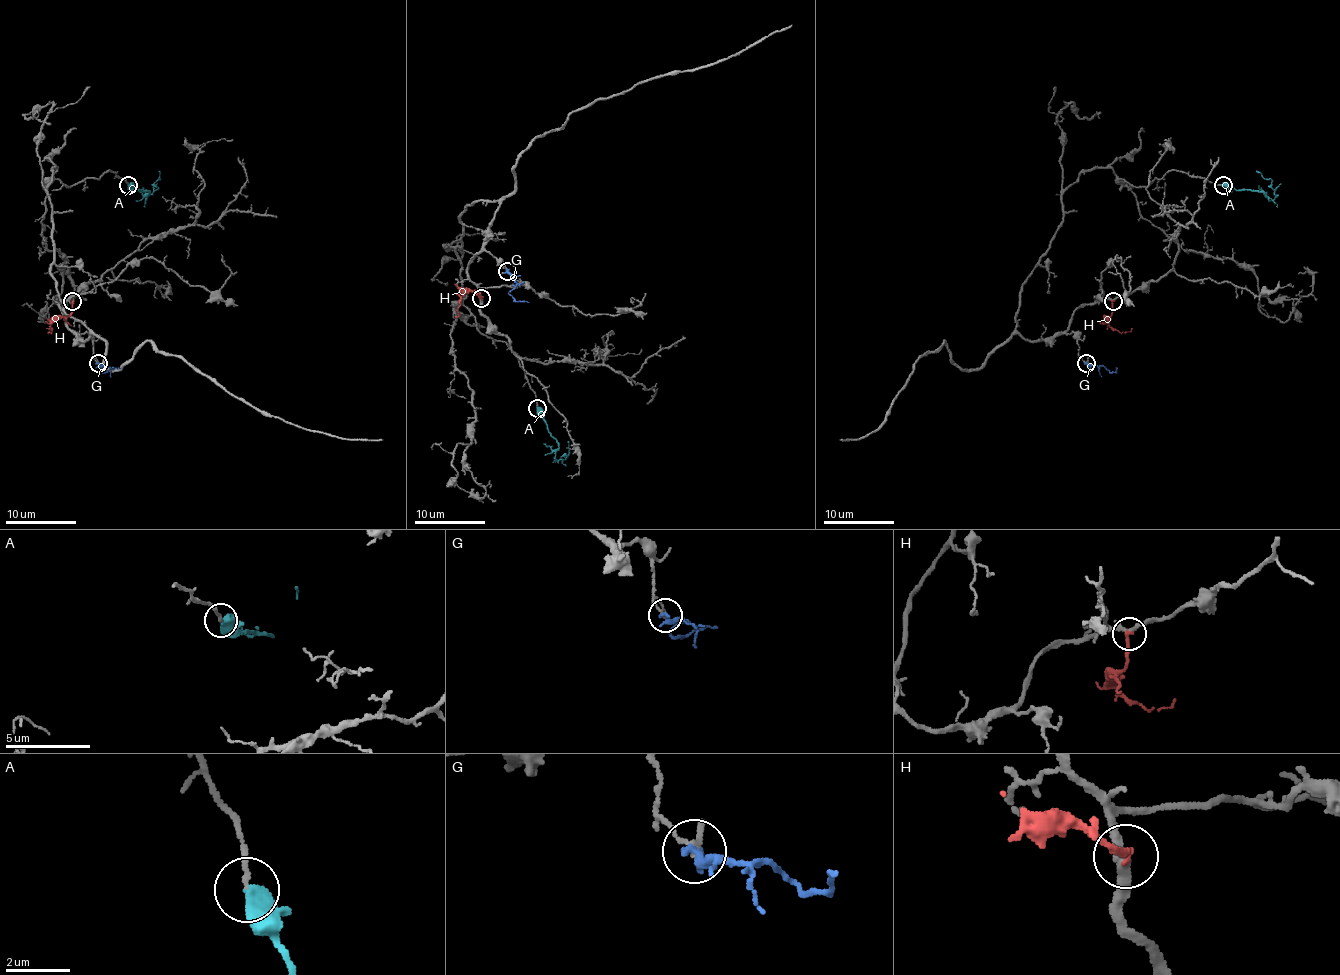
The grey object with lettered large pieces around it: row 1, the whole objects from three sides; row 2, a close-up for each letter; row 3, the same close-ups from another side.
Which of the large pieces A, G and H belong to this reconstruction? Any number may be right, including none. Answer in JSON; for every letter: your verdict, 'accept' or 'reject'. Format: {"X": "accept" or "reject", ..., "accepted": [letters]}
{"A": "accept", "G": "reject", "H": "reject", "accepted": ["A"]}

